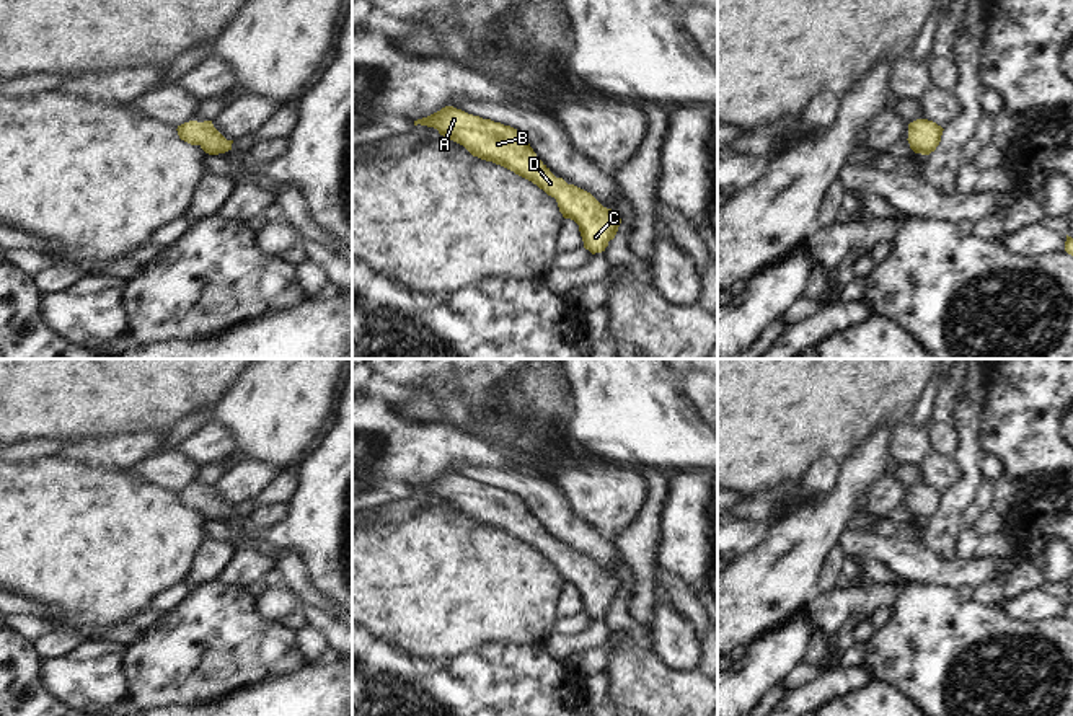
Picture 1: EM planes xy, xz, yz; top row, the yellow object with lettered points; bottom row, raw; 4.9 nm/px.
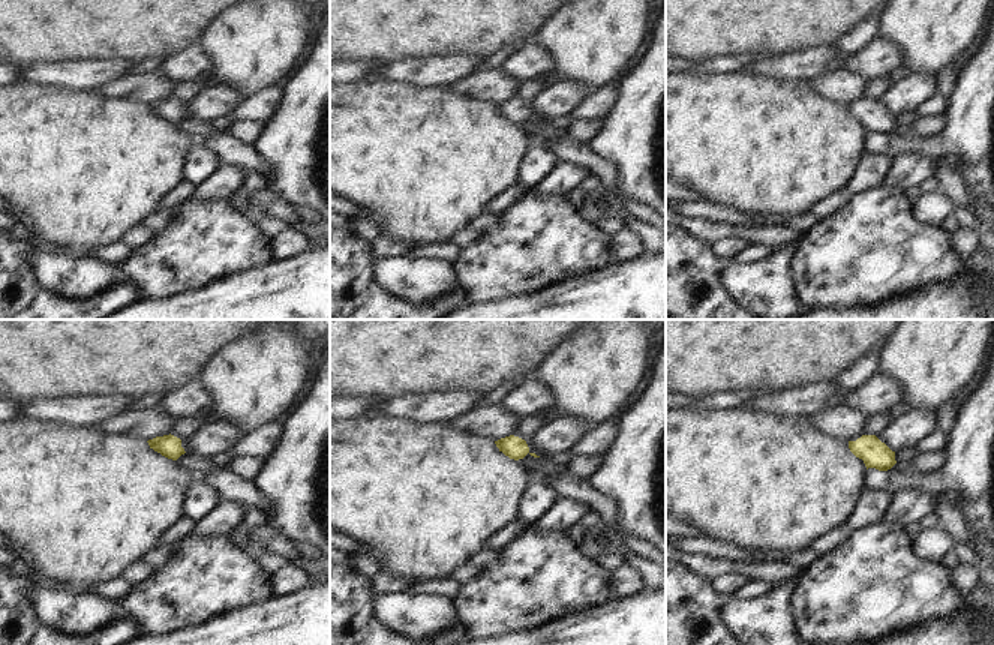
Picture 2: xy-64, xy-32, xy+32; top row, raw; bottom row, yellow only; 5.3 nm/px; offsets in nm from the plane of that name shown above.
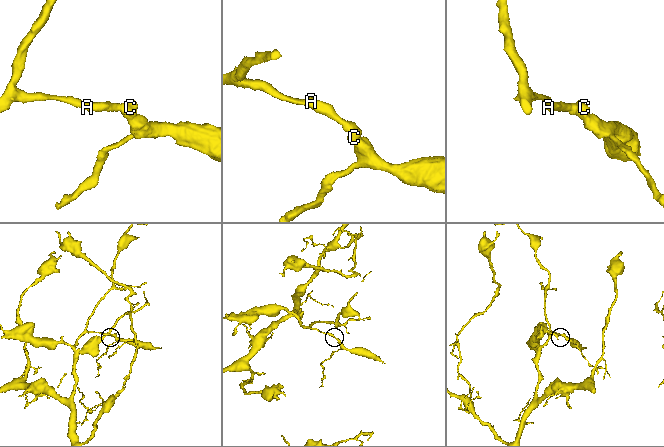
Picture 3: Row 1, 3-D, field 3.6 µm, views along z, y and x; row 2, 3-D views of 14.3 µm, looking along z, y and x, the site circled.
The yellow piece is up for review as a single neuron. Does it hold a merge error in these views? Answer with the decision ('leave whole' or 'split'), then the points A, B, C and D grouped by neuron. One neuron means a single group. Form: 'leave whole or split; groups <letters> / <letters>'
leave whole; groups A B C D

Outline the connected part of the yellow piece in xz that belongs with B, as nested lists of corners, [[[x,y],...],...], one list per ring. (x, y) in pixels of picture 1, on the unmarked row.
[[[453,471],[414,486],[417,489],[437,494],[473,522],[504,532],[554,563],[563,582],[579,590],[584,613],[592,620],[605,617],[615,603],[621,589],[620,579],[603,572],[590,558],[556,543],[520,496]]]

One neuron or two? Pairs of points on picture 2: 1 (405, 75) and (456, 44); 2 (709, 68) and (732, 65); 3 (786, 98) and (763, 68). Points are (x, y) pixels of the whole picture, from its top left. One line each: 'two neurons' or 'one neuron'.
1: two neurons
2: one neuron
3: two neurons

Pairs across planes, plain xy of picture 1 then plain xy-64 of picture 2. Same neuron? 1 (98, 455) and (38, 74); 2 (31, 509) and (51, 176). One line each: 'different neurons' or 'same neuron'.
1: same neuron
2: same neuron

